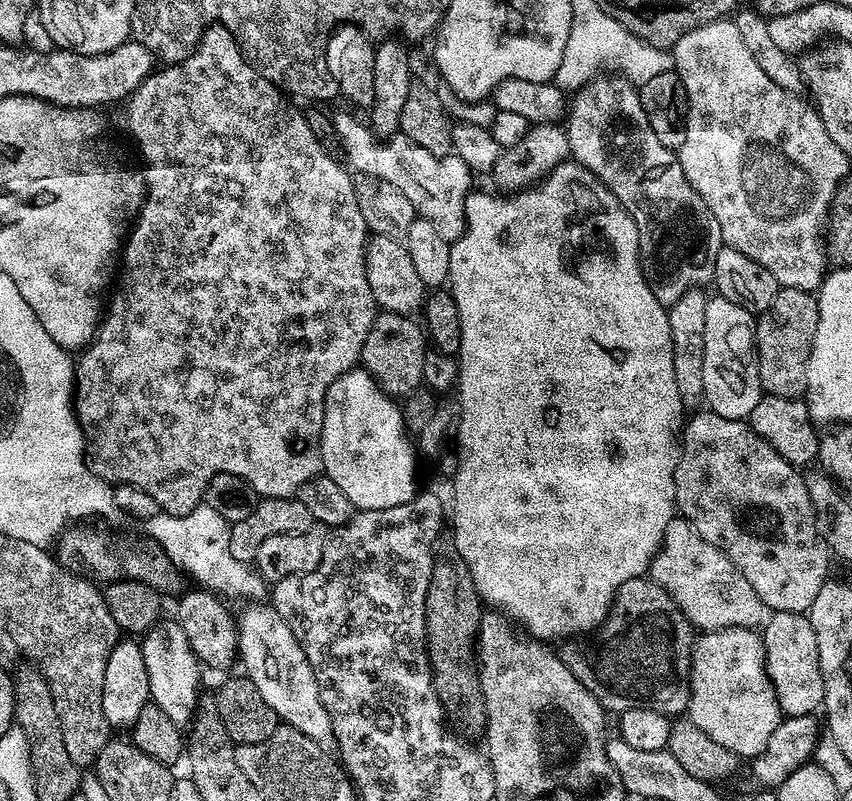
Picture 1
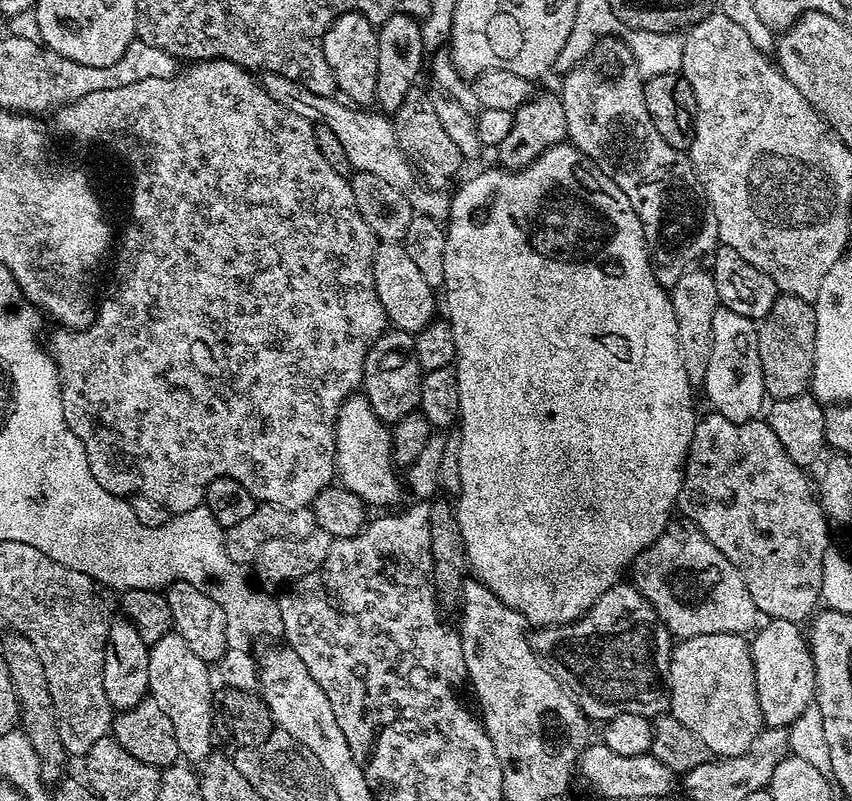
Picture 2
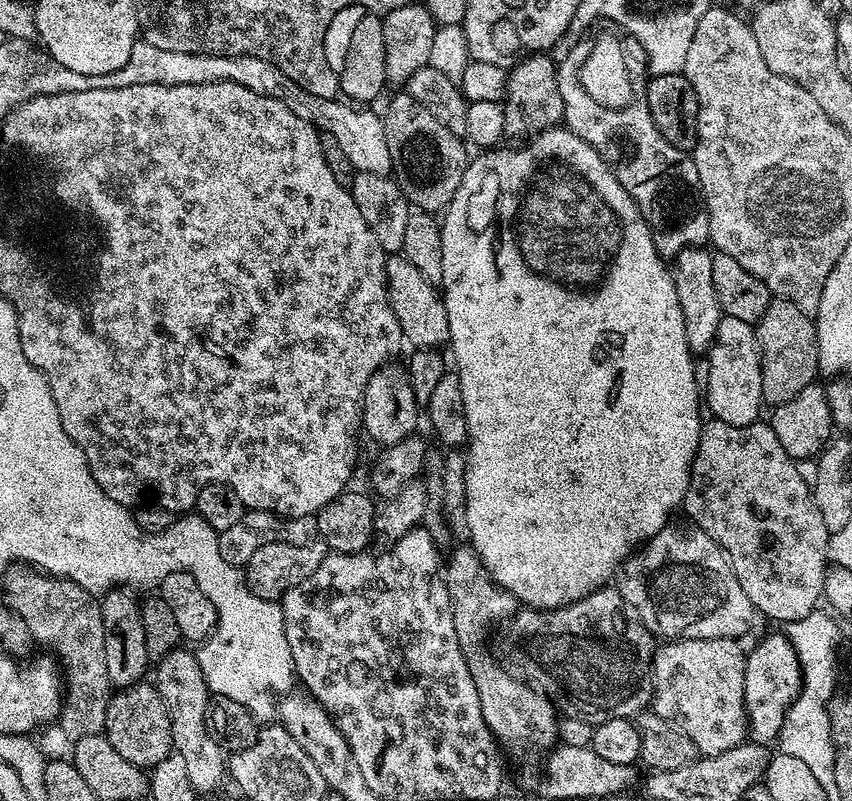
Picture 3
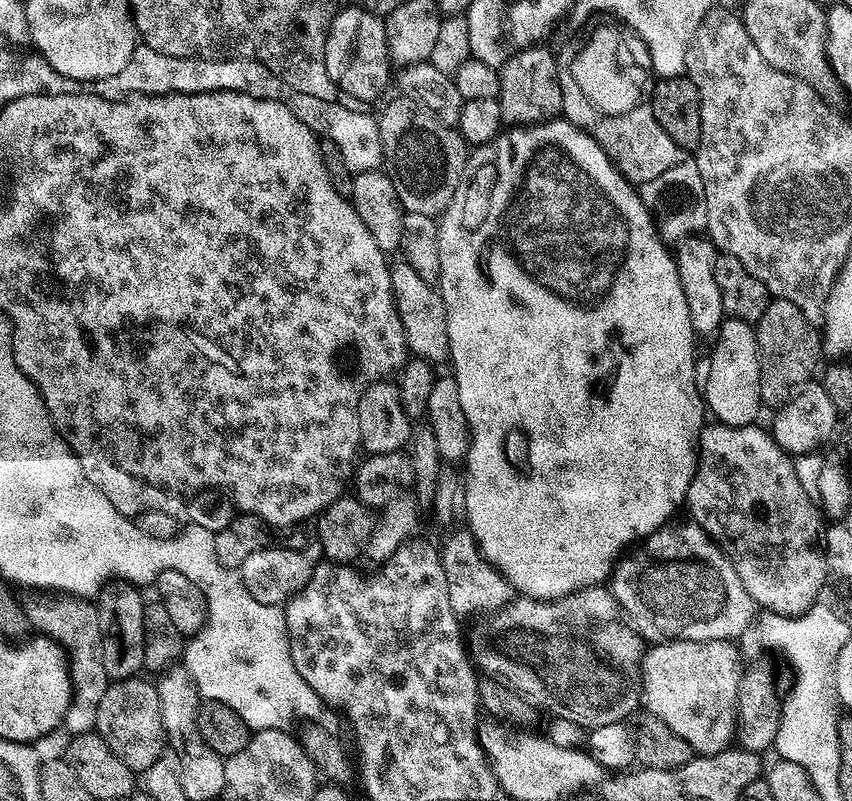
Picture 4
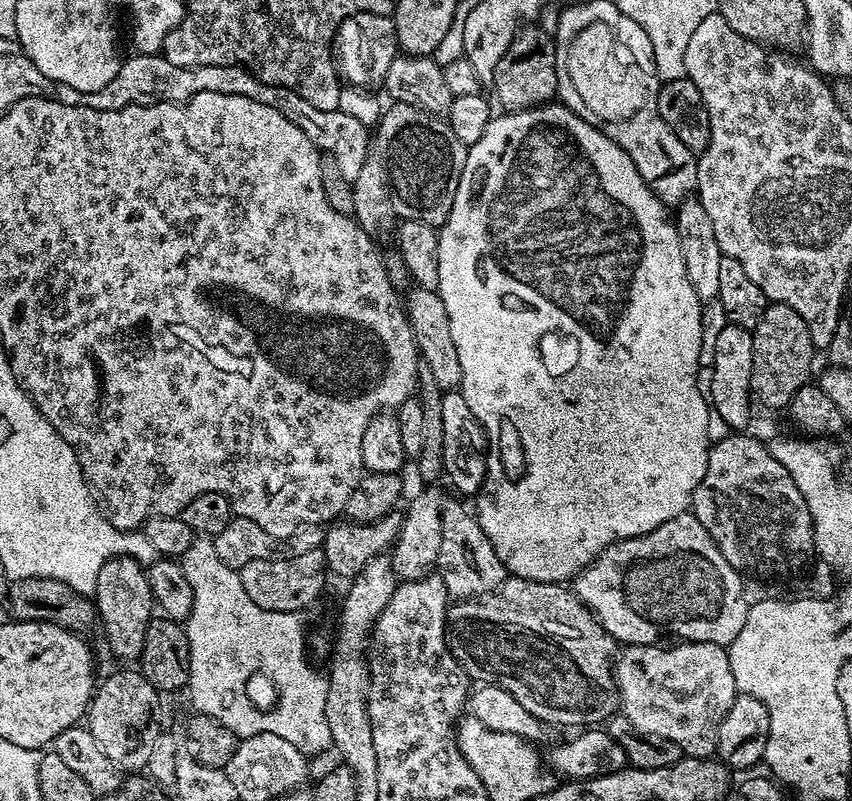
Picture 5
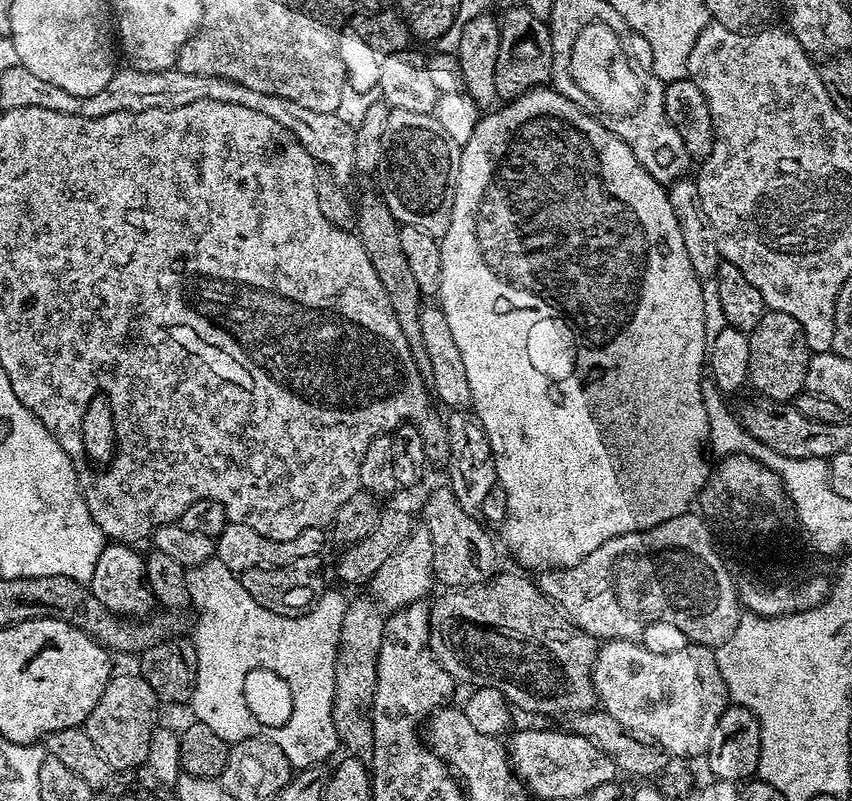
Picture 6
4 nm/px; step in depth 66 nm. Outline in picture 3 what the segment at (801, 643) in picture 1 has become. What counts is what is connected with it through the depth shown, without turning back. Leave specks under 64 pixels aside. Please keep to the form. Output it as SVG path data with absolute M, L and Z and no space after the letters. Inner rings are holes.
M787 635L768 636L753 646L744 661L744 709L748 715L748 736L757 744L771 745L779 737L786 714L795 702L804 684L804 671L800 668L800 659Z

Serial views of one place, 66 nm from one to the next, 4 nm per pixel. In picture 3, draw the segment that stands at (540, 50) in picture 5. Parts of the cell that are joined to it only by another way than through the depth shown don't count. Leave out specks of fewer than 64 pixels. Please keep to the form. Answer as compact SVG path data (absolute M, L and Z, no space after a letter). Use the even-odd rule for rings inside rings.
M529 54L511 65L506 76L506 91L503 98L504 131L509 137L528 138L537 132L557 127L564 119L562 90L558 90L557 61L548 54Z

